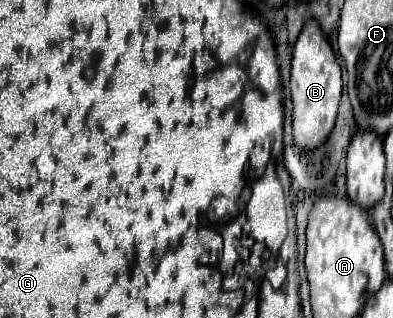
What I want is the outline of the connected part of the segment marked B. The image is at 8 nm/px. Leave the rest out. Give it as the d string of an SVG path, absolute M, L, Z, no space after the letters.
M307 21L295 49L291 69L291 99L293 99L293 141L301 153L311 153L321 147L335 127L337 107L341 99L341 67L335 53L315 21Z

